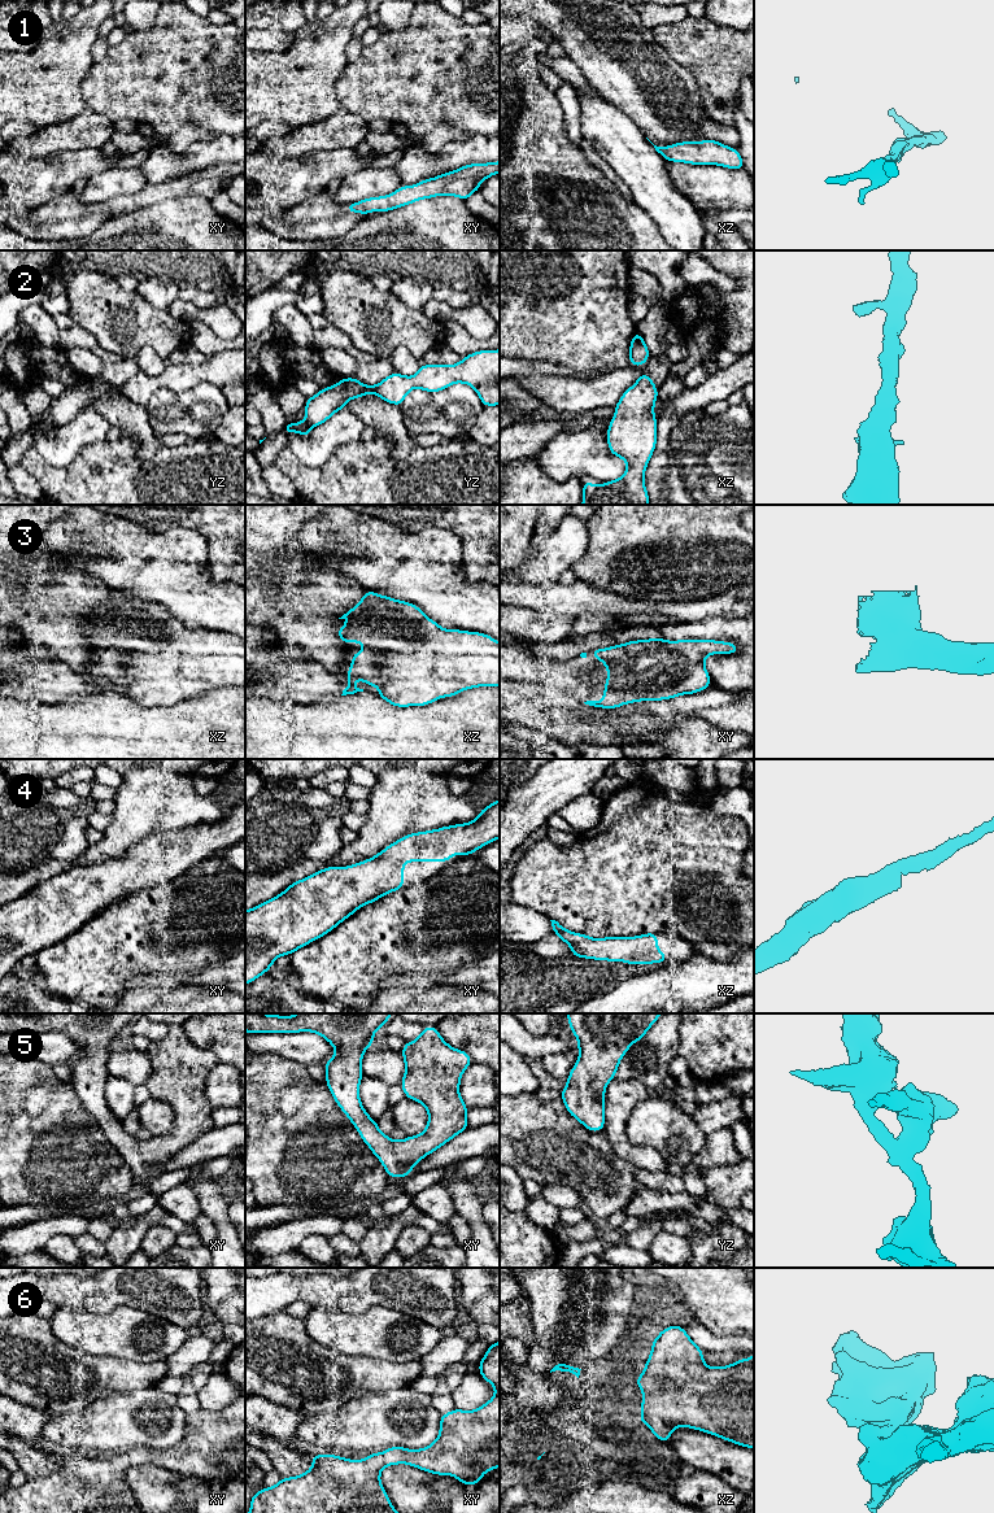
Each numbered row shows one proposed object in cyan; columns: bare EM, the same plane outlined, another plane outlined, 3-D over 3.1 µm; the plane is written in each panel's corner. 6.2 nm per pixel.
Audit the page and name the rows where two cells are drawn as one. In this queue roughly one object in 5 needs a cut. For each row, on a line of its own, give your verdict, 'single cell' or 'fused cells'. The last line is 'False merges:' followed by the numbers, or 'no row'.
1: single cell
2: single cell
3: single cell
4: single cell
5: single cell
6: single cell
False merges: no row

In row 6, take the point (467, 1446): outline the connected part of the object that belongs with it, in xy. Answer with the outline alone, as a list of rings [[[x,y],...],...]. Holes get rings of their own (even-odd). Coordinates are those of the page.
[[[500,1340],[488,1347],[479,1362],[479,1374],[489,1382],[496,1394],[475,1410],[453,1409],[440,1416],[437,1439],[422,1449],[406,1449],[393,1446],[380,1453],[370,1453],[363,1460],[349,1460],[337,1455],[314,1455],[310,1470],[298,1477],[282,1478],[274,1487],[262,1488],[250,1499],[249,1513],[397,1513],[380,1482],[380,1471],[389,1465],[406,1464],[433,1475],[448,1474],[471,1487],[478,1484],[485,1471],[500,1466]]]

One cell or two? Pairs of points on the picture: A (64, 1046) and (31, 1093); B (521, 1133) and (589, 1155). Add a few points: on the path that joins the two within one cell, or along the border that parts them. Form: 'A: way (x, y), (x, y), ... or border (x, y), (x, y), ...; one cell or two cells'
A: border (47, 1063), (51, 1065); two cells
B: way (537, 1138), (552, 1147), (572, 1155); one cell

